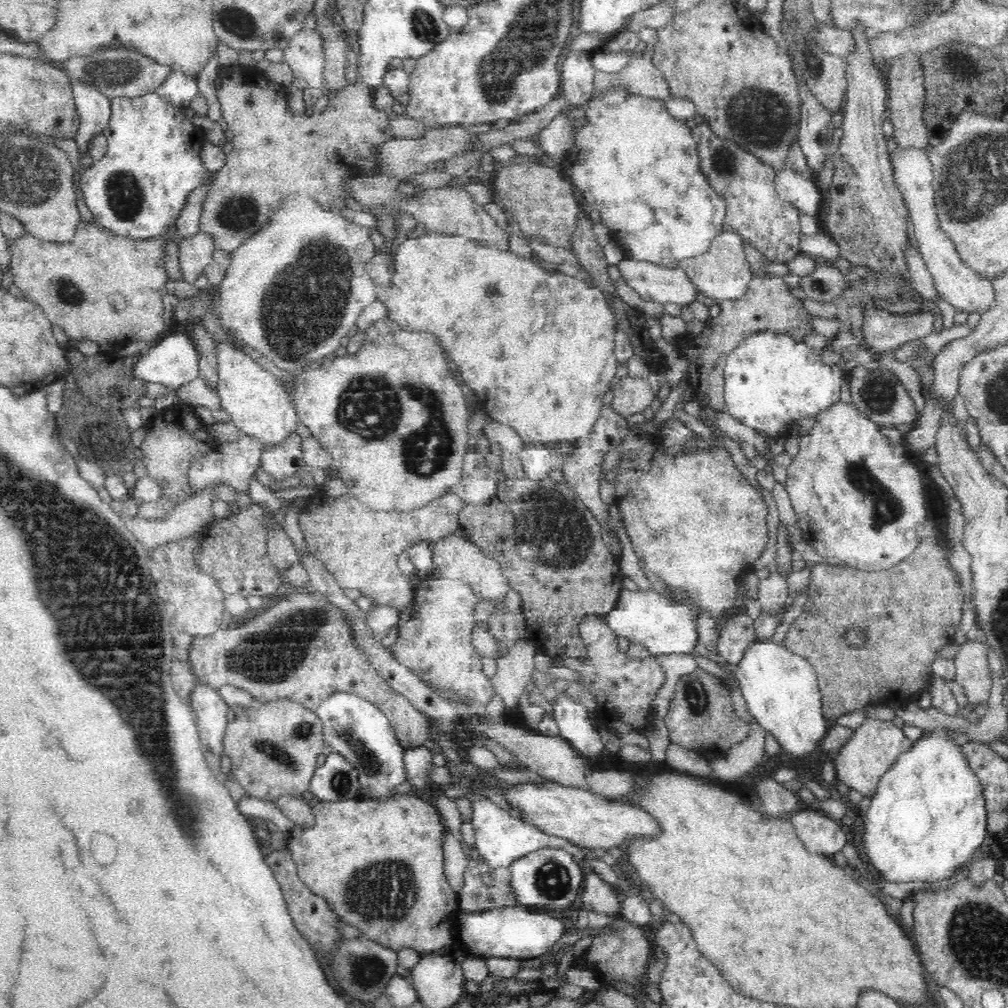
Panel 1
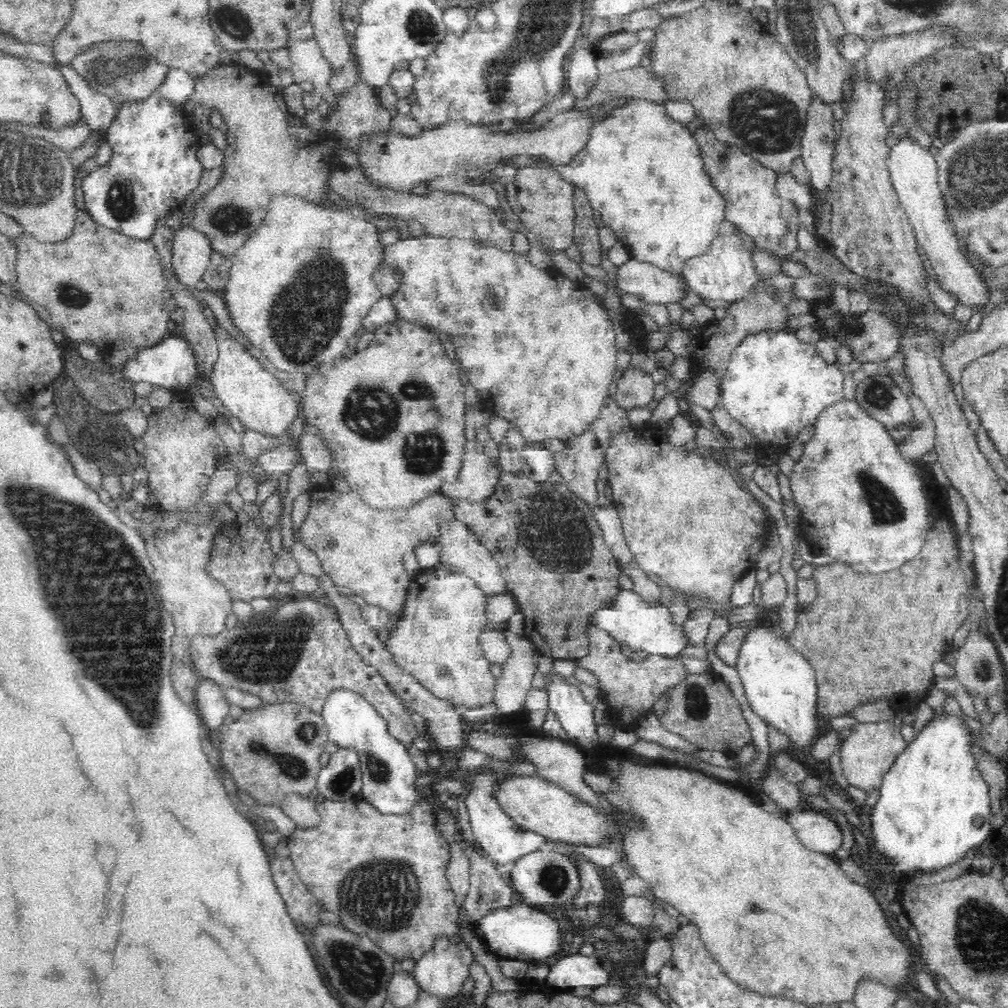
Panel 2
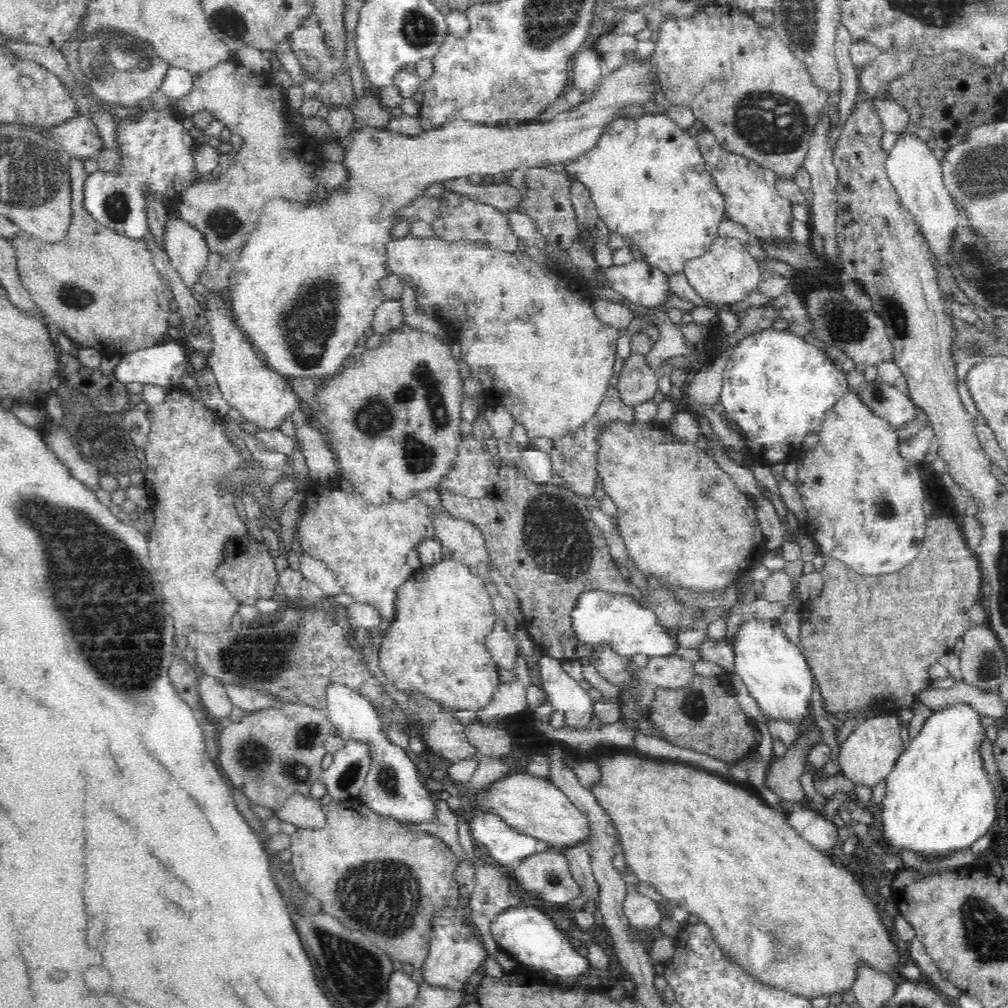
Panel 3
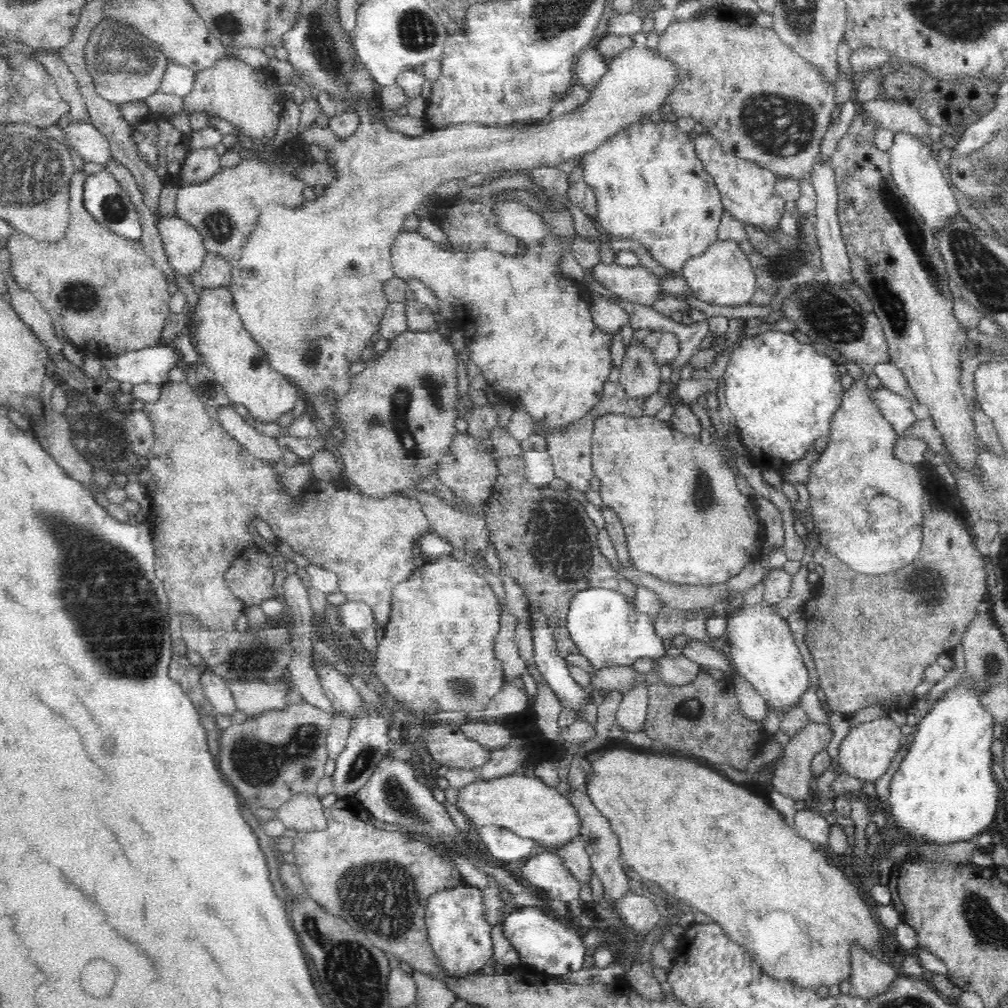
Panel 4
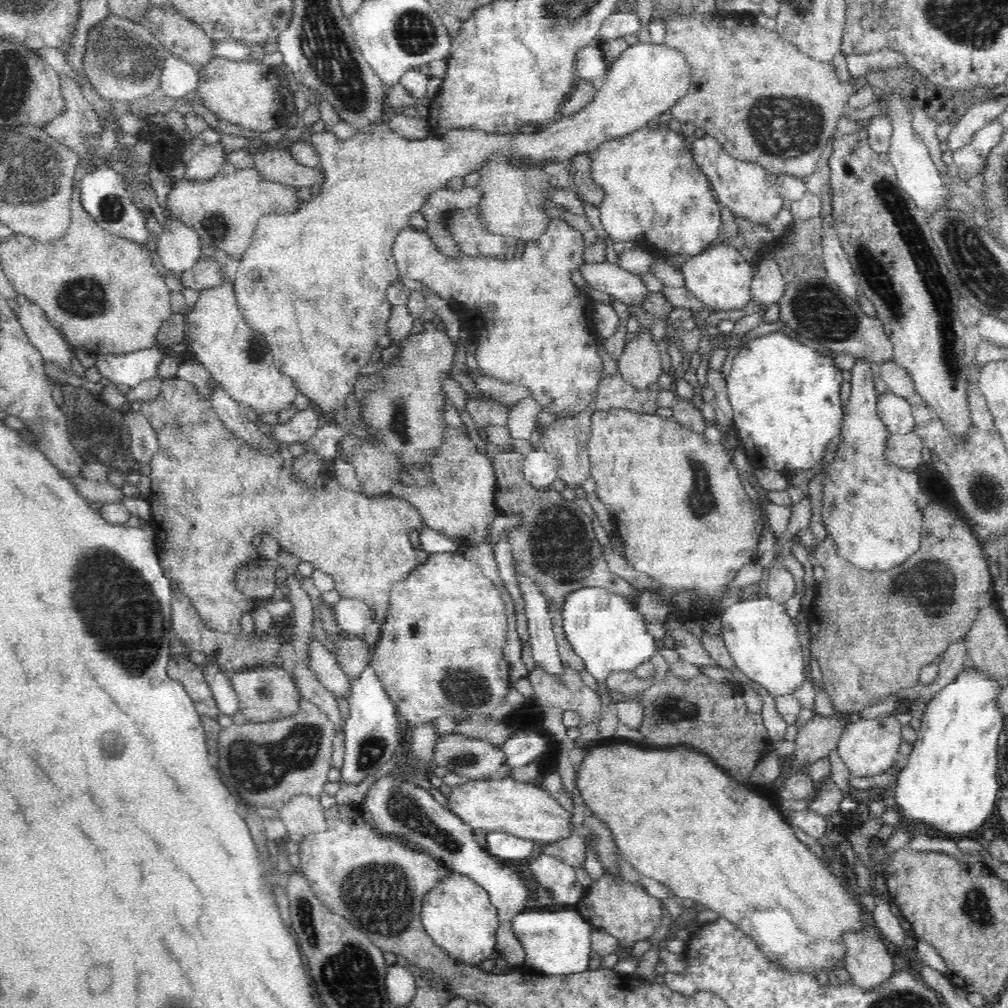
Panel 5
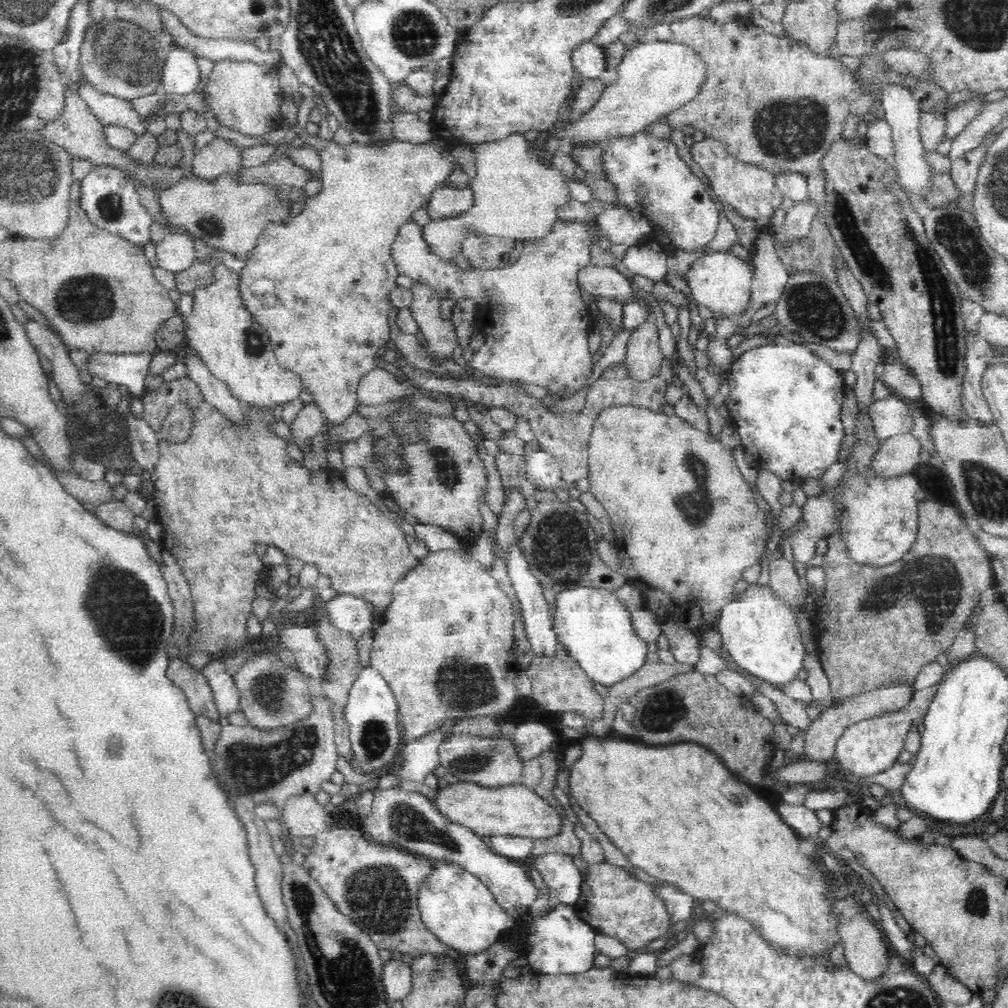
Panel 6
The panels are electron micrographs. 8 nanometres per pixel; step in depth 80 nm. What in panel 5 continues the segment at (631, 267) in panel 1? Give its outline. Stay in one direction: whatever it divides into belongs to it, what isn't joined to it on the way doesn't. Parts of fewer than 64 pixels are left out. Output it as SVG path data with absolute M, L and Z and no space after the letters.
M608 261L582 264L580 273L588 286L626 304L640 305L650 294L640 274L633 274Z

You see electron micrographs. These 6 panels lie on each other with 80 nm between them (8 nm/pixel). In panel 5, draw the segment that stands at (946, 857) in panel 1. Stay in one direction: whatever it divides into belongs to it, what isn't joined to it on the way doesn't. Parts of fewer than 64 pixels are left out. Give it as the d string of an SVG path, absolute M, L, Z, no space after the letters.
M973 668L962 669L958 674L954 682L944 686L941 691L938 691L928 702L927 708L924 712L924 715L921 719L920 730L917 732L916 741L913 744L912 752L910 756L907 756L899 769L897 778L895 780L895 785L893 786L894 790L894 802L896 802L896 808L900 812L900 816L912 824L920 824L928 830L932 830L936 836L948 836L948 838L958 838L958 836L968 836L970 832L976 832L976 830L982 828L986 824L986 820L992 816L994 808L998 801L998 796L1000 793L1000 782L999 774L997 771L998 763L998 737L1000 732L1002 732L1004 727L1004 716L1001 715L1001 712L997 709L995 705L996 695L999 693L998 682L992 682L989 678L983 676L974 670Z

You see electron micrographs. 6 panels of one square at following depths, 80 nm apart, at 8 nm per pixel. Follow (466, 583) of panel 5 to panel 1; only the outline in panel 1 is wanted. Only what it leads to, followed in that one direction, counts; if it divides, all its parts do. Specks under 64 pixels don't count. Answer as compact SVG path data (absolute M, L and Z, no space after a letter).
M429 576L422 579L422 582L413 589L413 598L417 616L414 621L398 627L398 644L394 648L396 660L410 668L440 696L450 697L451 700L453 694L458 693L458 695L466 695L468 701L474 701L481 707L486 707L495 691L490 679L484 674L481 656L471 643L471 630L476 622L475 607L480 600L477 600L467 584L459 580L443 580L442 578L433 580Z

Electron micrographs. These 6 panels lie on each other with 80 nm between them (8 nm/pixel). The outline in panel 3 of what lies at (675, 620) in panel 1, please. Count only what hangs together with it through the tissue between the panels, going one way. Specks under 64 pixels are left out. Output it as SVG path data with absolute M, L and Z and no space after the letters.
M586 592L580 596L573 613L574 633L578 639L594 647L602 641L612 644L616 653L624 656L642 654L648 657L670 656L680 646L678 637L670 634L668 627L660 622L654 610L644 608L643 602L629 594L608 594L607 592Z

